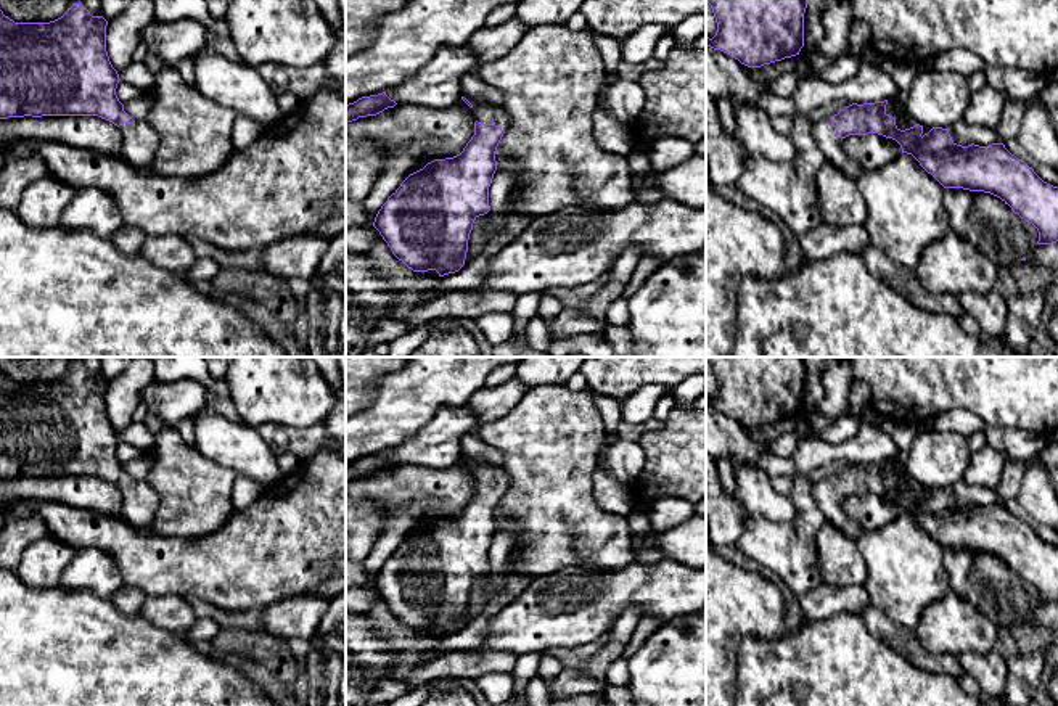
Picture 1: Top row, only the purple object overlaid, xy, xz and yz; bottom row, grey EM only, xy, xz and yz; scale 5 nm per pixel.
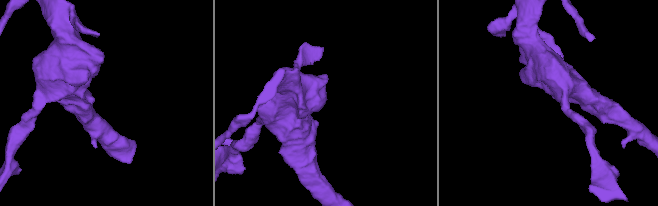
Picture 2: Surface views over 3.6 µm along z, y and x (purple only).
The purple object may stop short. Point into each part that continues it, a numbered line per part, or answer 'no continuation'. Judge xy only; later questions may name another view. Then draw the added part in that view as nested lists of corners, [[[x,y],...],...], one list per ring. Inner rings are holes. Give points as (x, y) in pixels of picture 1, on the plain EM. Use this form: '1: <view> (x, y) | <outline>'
1: xy (140, 500) | [[[146,481],[119,486],[122,494],[121,518],[141,532],[151,532],[159,495]]]

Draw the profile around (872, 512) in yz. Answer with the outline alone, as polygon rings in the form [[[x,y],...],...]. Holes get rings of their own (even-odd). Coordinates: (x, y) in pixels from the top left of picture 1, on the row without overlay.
[[[878,494],[849,495],[843,499],[843,507],[862,531],[880,529],[902,513],[896,500]]]

